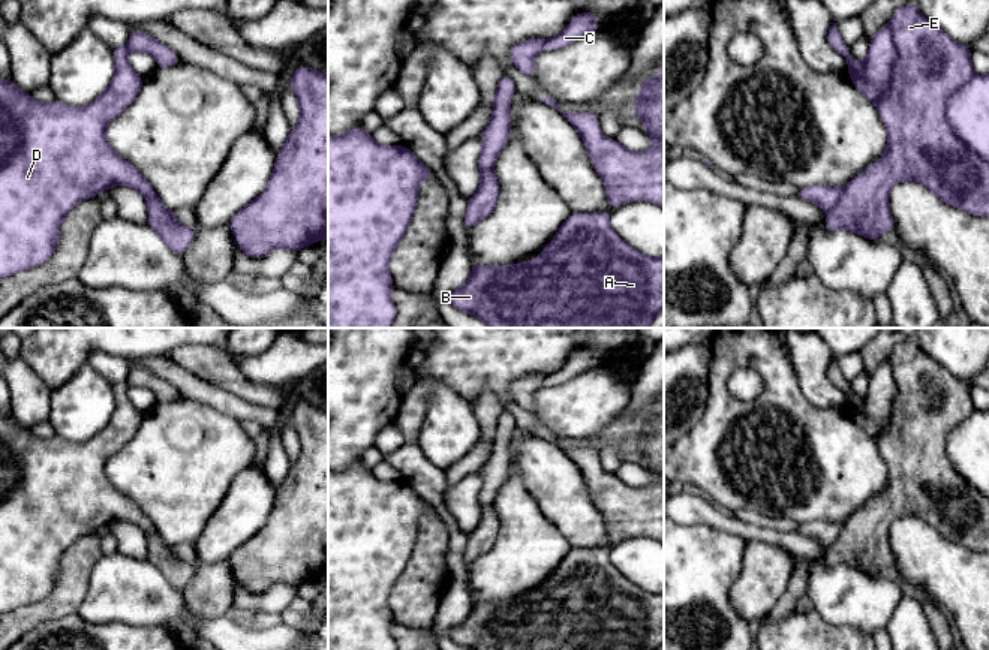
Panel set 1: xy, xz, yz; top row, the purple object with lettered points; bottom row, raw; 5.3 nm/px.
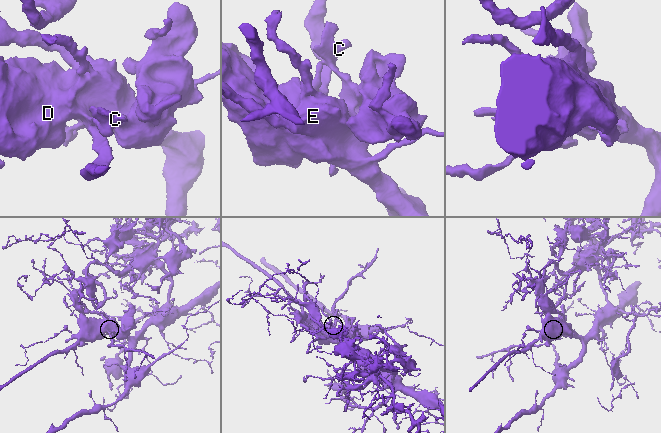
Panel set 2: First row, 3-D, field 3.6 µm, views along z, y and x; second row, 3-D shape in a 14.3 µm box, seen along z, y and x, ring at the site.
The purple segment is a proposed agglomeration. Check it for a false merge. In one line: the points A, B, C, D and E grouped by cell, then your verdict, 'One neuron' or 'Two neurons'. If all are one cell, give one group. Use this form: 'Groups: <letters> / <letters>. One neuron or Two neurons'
Groups: A B E / C D. Two neurons

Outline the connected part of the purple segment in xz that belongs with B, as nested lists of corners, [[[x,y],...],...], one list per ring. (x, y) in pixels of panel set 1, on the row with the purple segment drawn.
[[[572,213],[560,226],[553,241],[541,250],[536,261],[514,265],[480,265],[472,261],[469,280],[448,297],[450,303],[475,318],[487,328],[650,328],[652,319],[664,309],[664,258],[649,258],[626,244],[611,228],[610,213]]]

